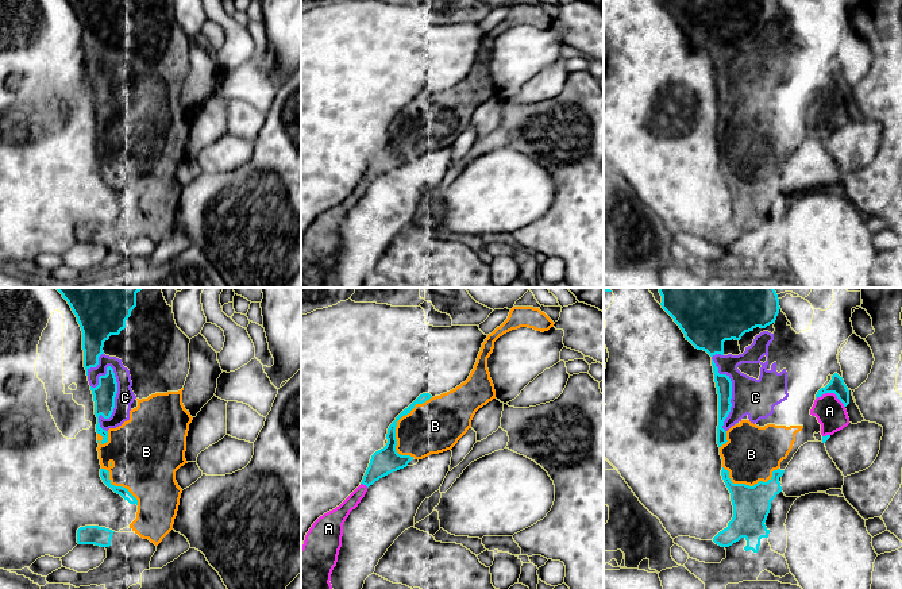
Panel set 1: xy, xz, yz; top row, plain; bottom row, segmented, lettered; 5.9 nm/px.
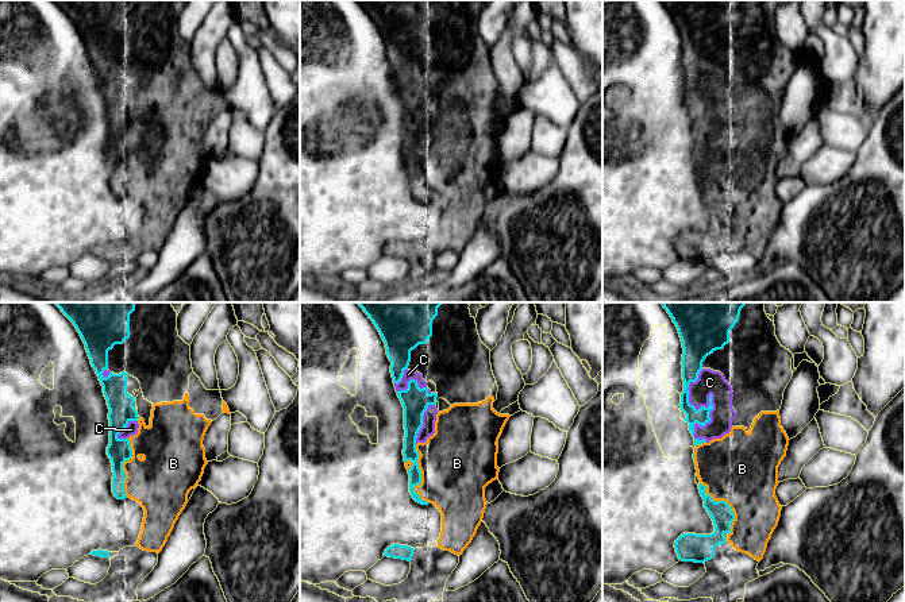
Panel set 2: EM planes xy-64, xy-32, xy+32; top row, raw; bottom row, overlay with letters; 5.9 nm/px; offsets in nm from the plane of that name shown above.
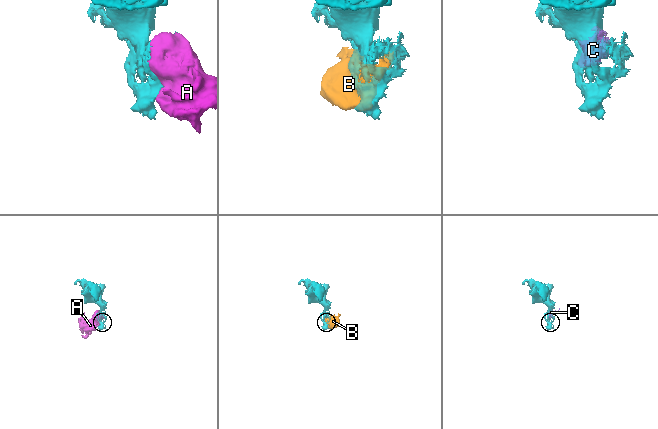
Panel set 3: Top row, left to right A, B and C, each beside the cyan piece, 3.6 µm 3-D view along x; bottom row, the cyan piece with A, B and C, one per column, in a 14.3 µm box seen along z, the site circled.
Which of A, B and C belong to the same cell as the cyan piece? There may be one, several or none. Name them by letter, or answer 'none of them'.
A, B, C

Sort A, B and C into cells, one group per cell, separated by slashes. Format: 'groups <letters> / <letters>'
groups A B C

